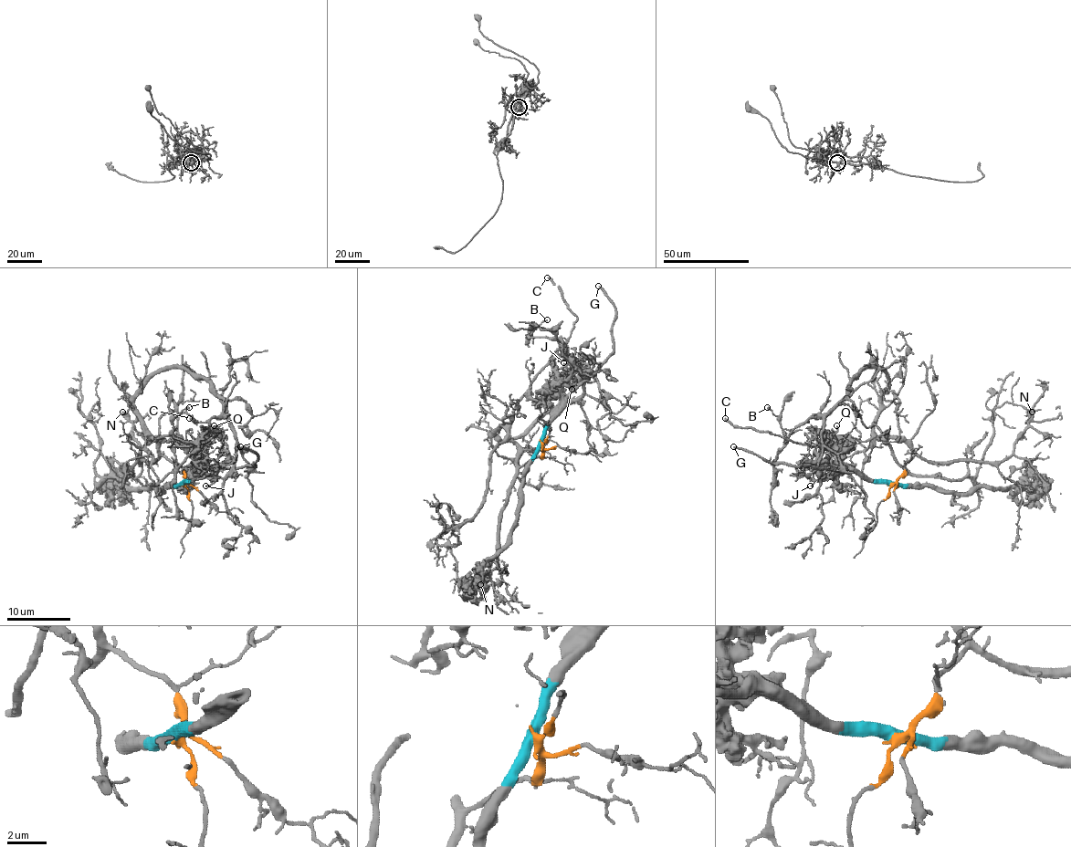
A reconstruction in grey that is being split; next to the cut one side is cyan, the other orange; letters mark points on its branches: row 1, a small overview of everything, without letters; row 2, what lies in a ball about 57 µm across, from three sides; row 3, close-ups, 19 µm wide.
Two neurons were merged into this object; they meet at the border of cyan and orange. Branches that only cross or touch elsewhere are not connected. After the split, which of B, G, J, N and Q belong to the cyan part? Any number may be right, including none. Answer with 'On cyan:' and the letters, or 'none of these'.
On cyan: G, J, Q

